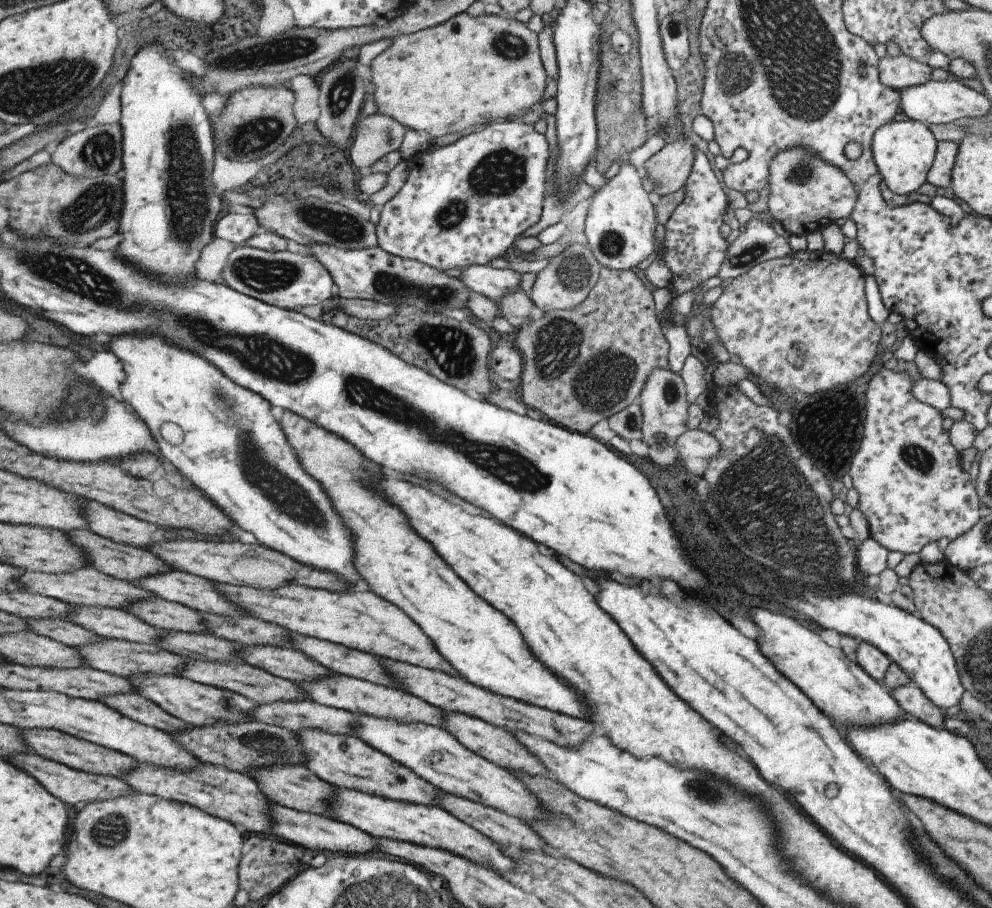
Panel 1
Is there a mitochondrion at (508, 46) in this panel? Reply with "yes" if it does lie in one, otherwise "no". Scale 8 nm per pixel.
yes

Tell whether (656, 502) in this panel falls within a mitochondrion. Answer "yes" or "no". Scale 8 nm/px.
no

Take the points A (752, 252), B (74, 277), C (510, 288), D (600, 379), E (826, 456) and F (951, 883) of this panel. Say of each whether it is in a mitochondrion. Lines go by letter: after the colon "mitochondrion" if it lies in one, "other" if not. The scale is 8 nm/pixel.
A: mitochondrion
B: mitochondrion
C: other
D: mitochondrion
E: mitochondrion
F: other

